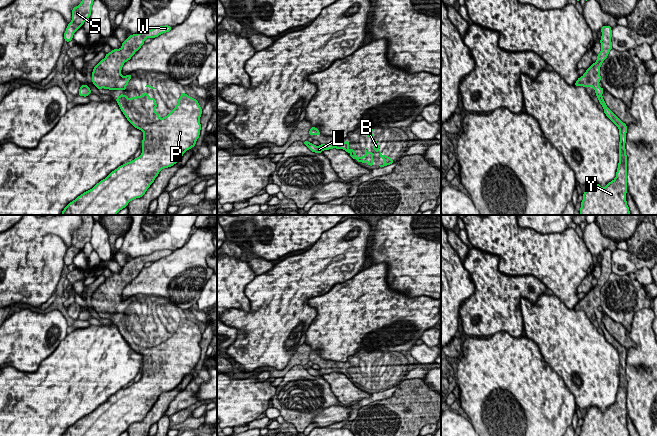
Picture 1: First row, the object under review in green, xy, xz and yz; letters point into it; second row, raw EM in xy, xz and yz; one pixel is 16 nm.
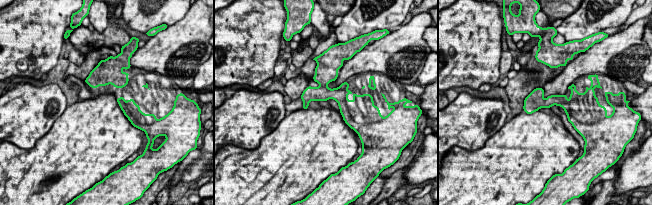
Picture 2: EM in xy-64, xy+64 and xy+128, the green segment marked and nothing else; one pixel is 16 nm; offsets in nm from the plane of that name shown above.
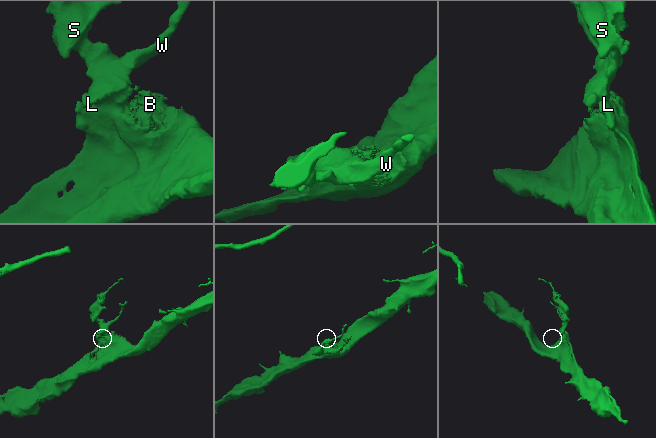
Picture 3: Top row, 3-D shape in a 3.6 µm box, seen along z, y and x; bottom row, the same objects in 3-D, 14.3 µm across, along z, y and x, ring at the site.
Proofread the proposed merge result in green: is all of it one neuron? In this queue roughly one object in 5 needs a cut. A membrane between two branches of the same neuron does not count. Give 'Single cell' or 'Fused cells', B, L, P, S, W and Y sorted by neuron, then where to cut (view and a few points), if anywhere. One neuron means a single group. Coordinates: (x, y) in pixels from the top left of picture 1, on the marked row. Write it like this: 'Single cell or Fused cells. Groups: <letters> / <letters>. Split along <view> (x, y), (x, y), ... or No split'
Single cell. Groups: B L P S W Y. No split

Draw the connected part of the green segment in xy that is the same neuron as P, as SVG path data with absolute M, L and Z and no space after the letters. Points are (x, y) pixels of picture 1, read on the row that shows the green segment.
M184 92L175 108L163 118L154 110L157 108L155 97L151 99L148 93L131 99L121 93L116 102L127 120L143 132L142 153L138 158L119 166L92 189L70 202L61 215L116 215L131 200L142 197L163 168L176 164L187 150L196 145L201 130L199 119L202 109L197 99Z

